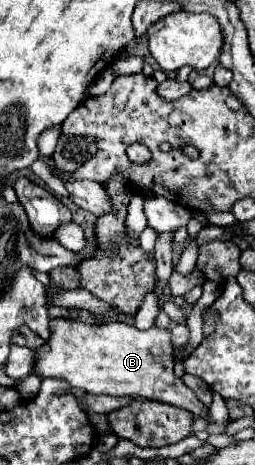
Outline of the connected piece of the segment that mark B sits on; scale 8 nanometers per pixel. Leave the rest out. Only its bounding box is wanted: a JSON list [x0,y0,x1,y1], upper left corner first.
[32,317,230,435]

